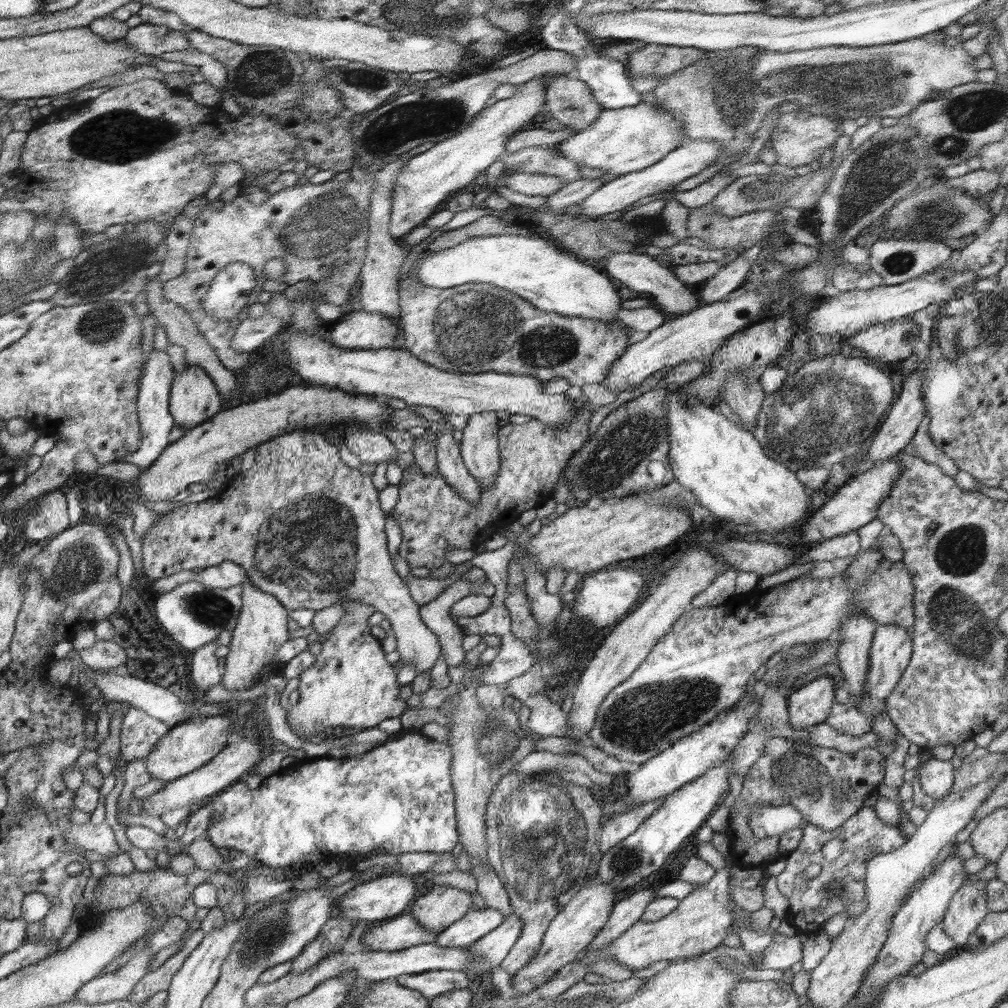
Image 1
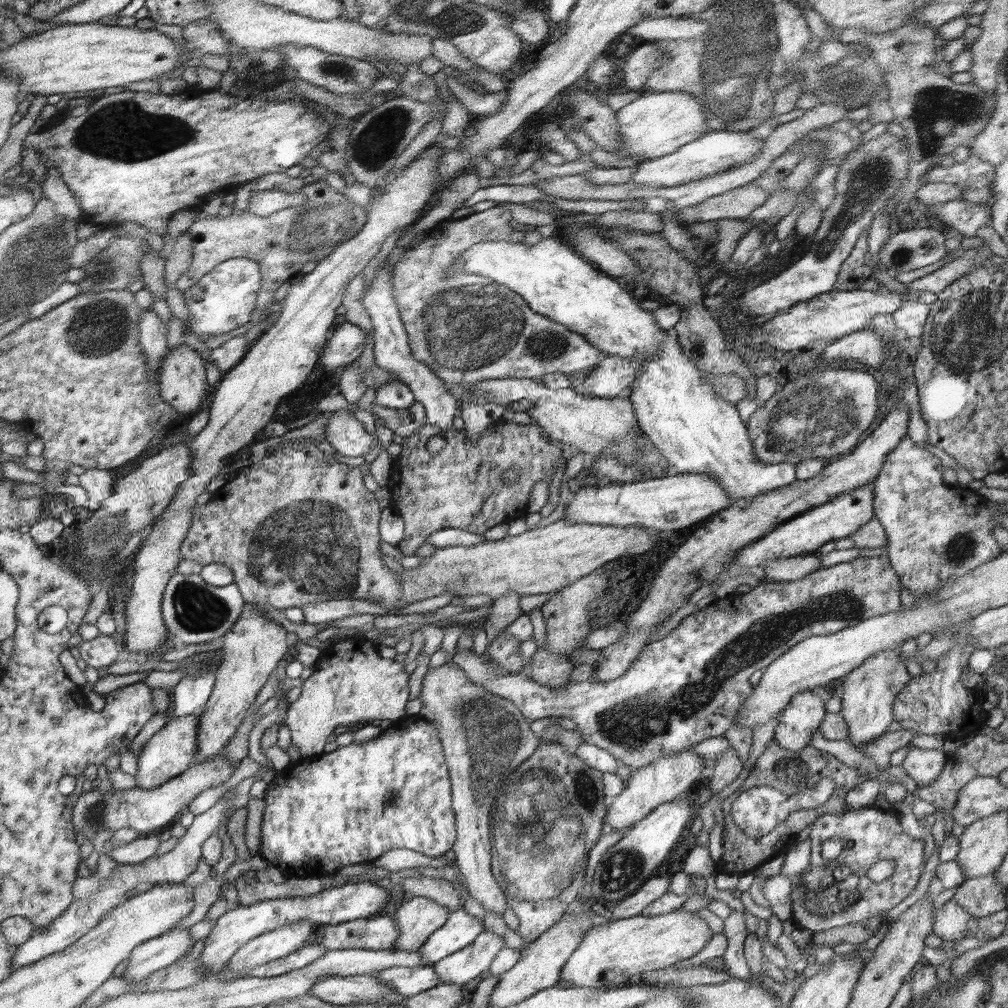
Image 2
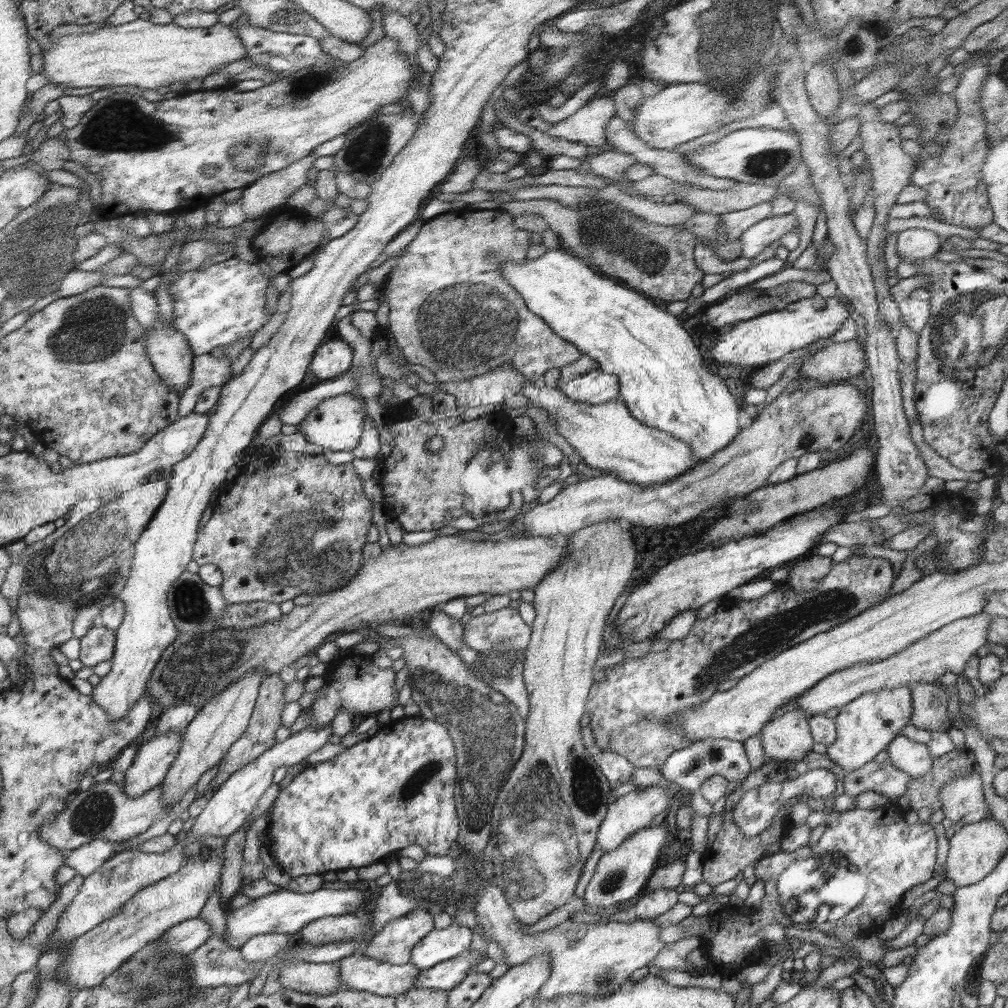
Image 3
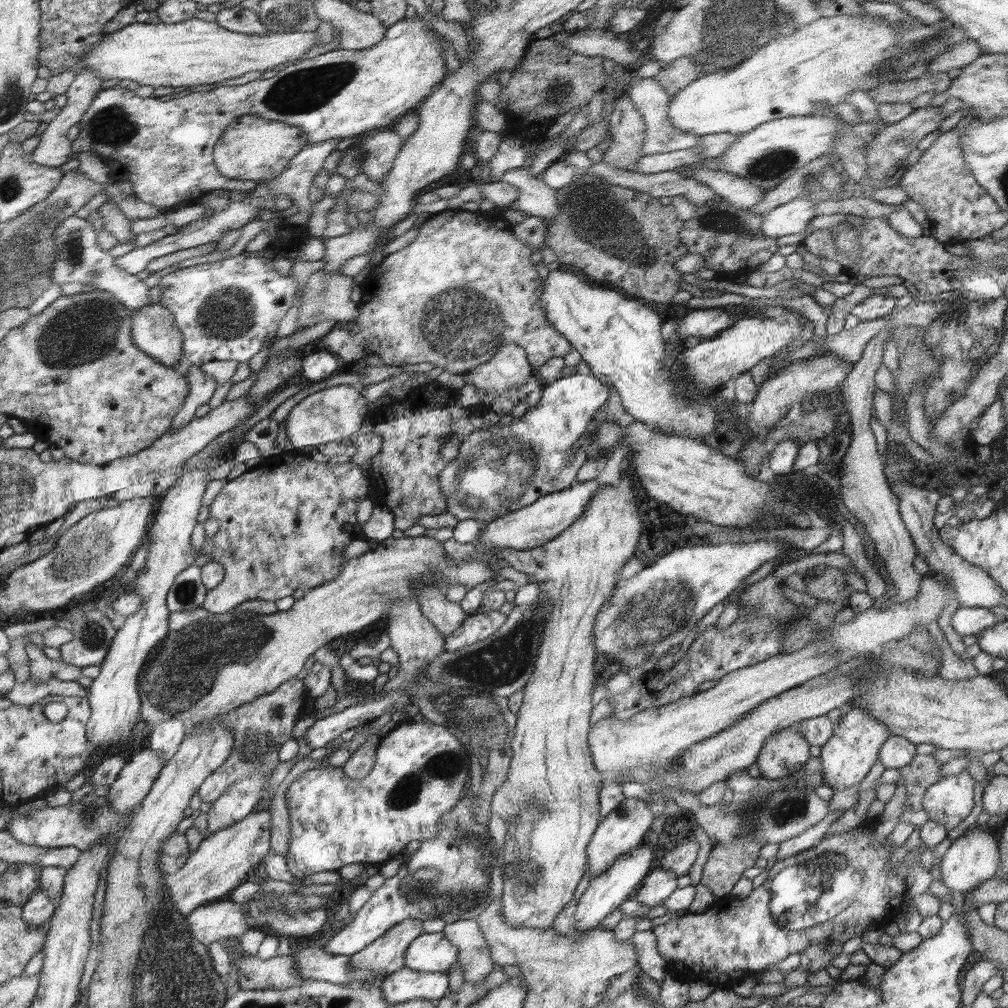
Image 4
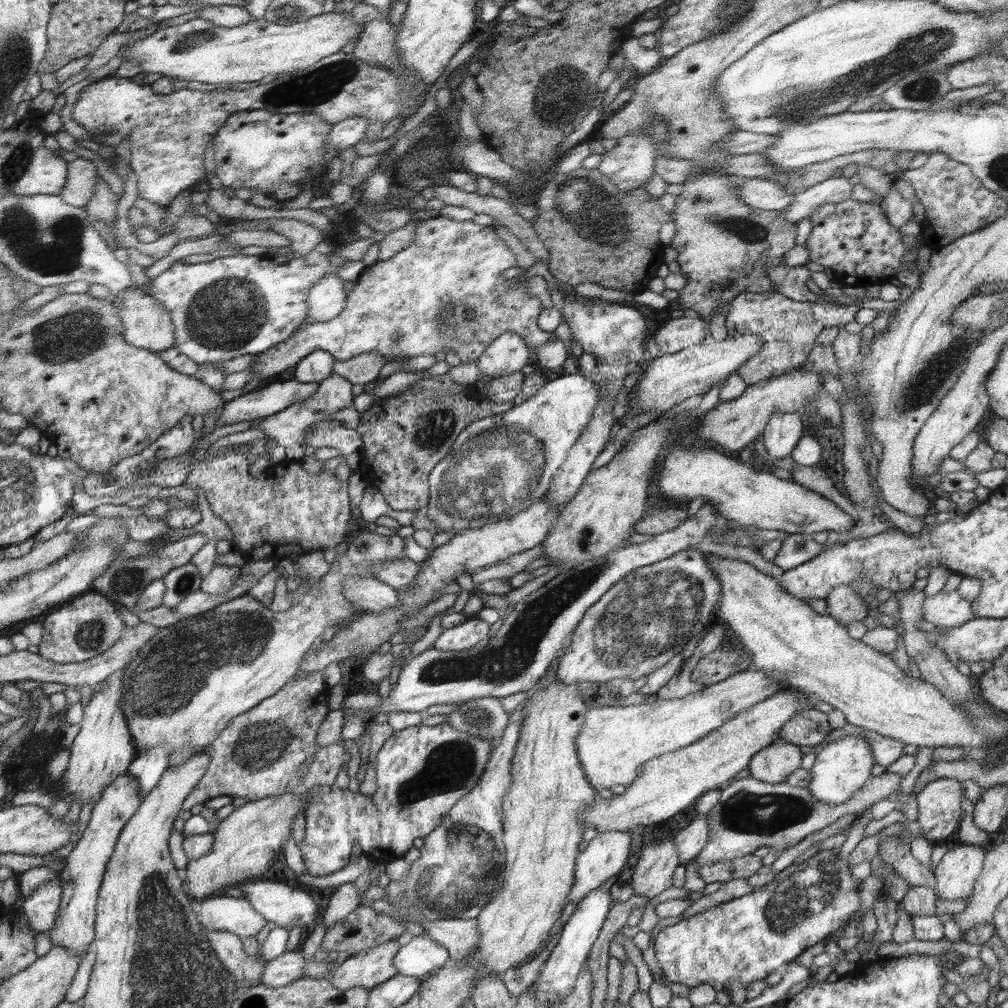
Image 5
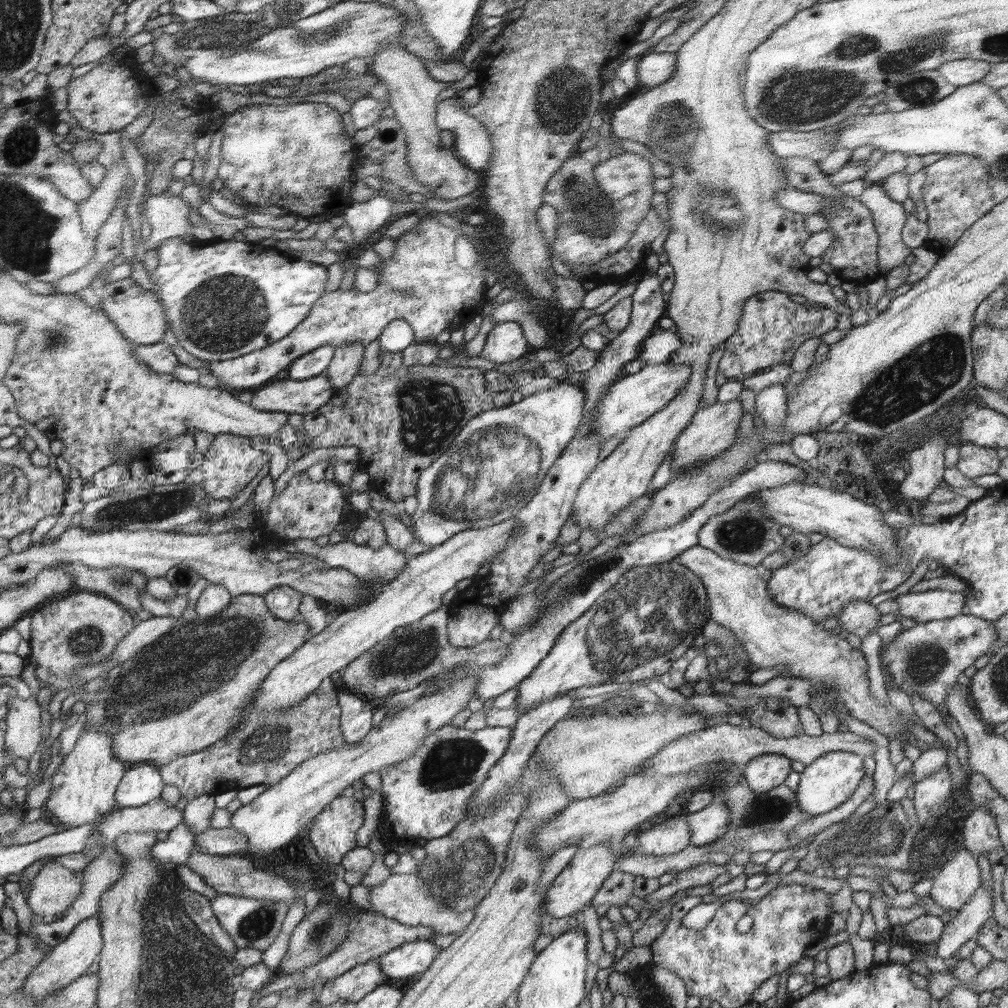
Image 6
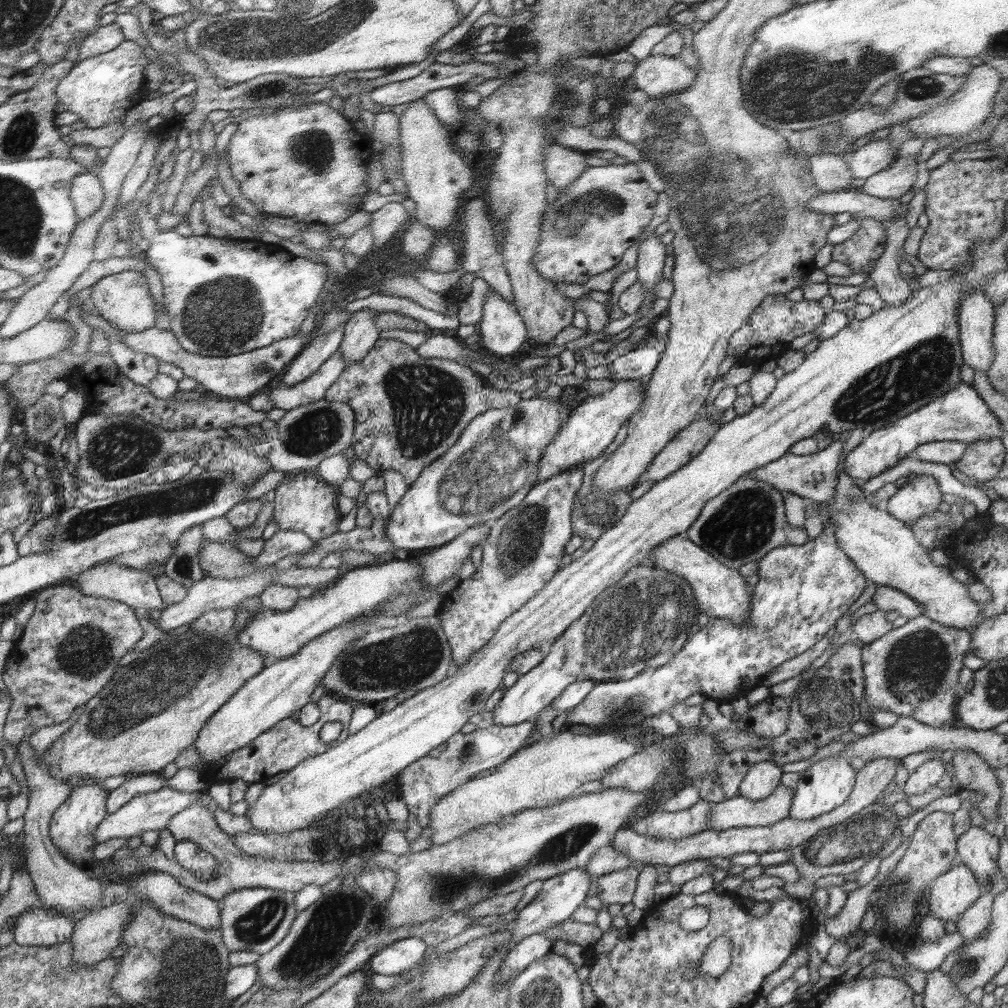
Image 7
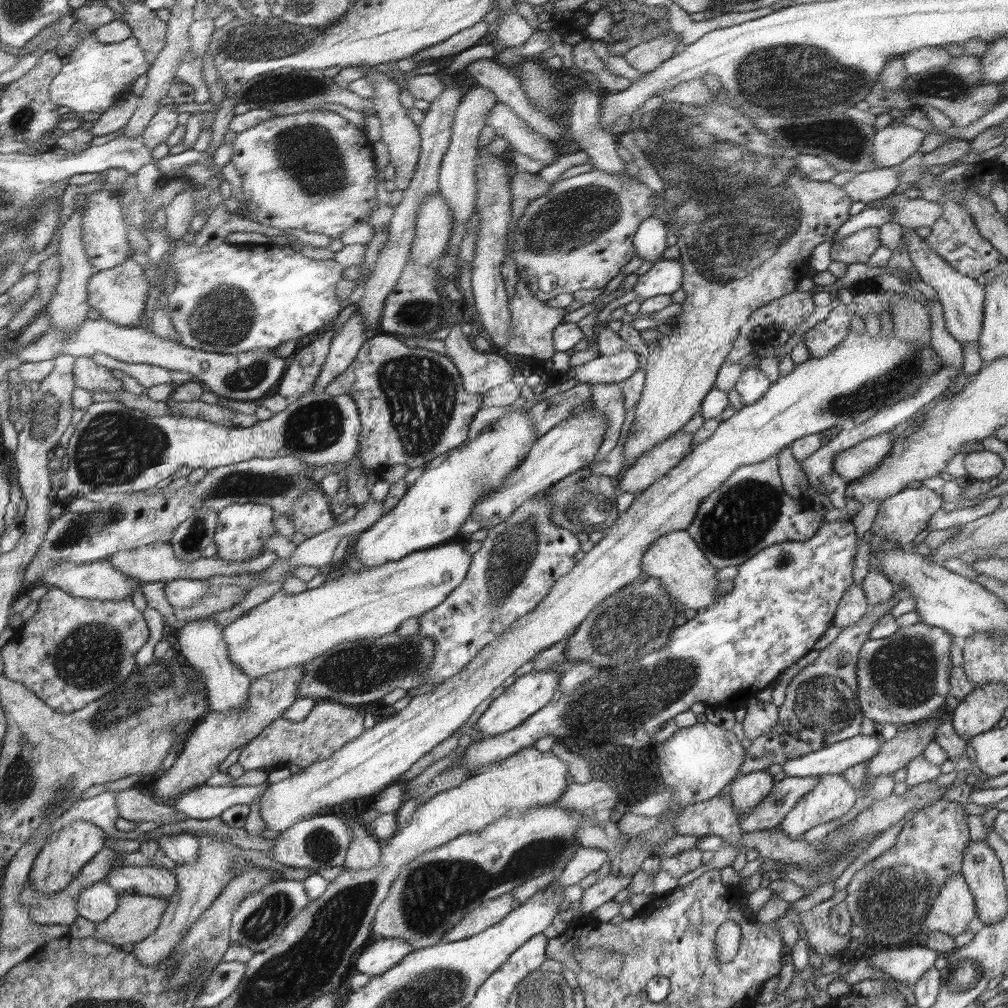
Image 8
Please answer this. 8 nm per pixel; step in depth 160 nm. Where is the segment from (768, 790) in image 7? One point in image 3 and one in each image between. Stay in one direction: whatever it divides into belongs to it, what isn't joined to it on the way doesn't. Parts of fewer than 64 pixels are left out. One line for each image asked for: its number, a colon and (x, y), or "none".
3: (788, 738)
4: (787, 751)
5: (772, 765)
6: (765, 772)

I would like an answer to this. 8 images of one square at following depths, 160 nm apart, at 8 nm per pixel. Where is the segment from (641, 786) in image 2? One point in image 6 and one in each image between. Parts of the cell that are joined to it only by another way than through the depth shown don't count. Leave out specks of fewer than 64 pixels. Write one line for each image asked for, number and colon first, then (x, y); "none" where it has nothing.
3: (630, 813)
4: (621, 830)
5: (606, 854)
6: (573, 889)

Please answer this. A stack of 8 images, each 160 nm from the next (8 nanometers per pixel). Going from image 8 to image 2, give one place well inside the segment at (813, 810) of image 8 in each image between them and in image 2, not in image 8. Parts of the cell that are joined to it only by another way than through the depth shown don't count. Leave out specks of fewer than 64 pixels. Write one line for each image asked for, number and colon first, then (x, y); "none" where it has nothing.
2: (867, 694)
3: (865, 727)
4: (847, 757)
5: (841, 768)
6: (824, 785)
7: (827, 784)

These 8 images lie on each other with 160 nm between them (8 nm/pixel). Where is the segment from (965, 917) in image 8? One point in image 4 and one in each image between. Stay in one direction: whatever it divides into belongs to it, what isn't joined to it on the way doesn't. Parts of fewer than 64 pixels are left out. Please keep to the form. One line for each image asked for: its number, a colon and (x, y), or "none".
4: (972, 858)
5: (955, 877)
6: (956, 883)
7: (950, 895)

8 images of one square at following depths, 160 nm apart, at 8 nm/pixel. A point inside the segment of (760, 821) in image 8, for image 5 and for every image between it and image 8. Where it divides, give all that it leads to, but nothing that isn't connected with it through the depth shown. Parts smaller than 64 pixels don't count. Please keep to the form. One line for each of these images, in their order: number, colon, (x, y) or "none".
5: (690, 840)
6: (710, 823)
7: (738, 812)

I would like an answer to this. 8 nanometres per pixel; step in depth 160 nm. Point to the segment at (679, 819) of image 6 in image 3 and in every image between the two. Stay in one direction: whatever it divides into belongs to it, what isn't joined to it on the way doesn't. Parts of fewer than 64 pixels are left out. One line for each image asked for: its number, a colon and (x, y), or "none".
3: (651, 905)
4: (660, 882)
5: (652, 874)

